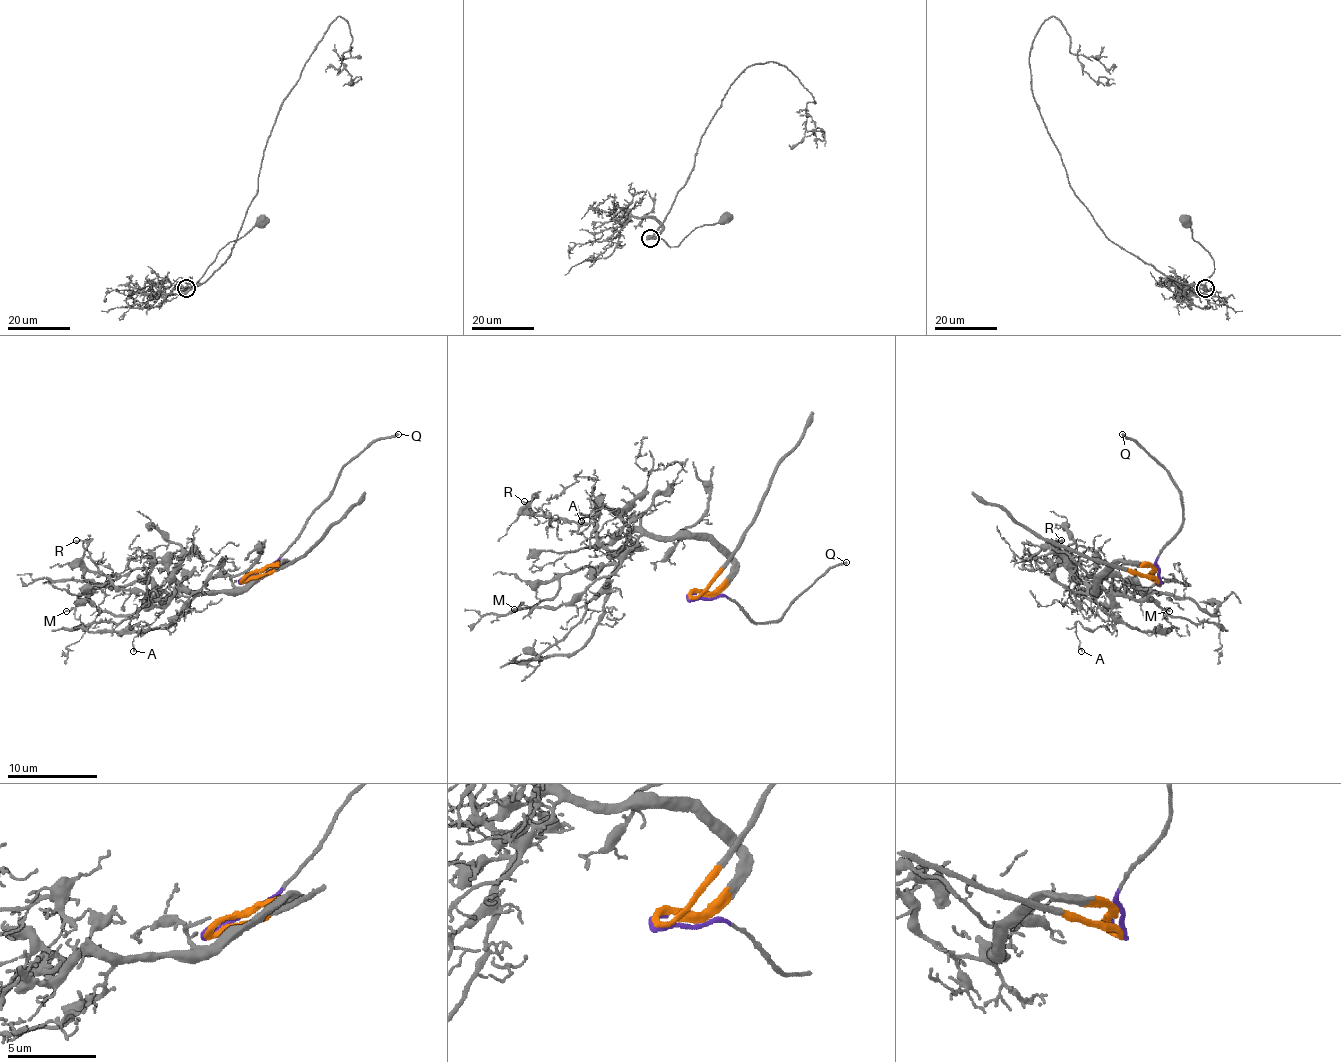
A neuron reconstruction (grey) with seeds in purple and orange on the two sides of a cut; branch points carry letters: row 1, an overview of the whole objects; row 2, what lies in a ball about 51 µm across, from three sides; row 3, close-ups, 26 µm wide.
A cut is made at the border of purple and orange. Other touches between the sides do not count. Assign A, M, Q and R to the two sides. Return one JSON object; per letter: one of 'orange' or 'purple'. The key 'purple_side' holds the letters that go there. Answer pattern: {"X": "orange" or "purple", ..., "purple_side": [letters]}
{"A": "orange", "M": "orange", "Q": "purple", "R": "orange", "purple_side": ["Q"]}

